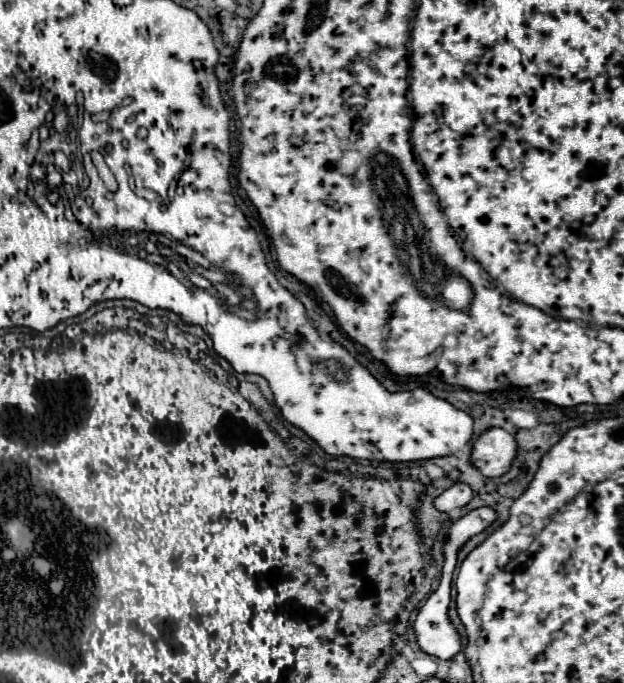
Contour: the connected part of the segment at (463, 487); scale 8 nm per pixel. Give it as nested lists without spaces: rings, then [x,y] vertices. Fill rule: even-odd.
[[[454,484],[452,488],[444,490],[436,500],[434,500],[434,506],[440,510],[440,512],[452,512],[456,508],[462,508],[466,506],[468,502],[472,500],[472,488],[468,484]]]

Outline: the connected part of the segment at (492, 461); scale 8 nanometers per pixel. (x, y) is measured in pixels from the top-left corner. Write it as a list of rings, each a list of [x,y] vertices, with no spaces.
[[[490,428],[476,440],[470,460],[482,472],[482,476],[498,478],[510,470],[516,456],[516,438],[502,428]]]

